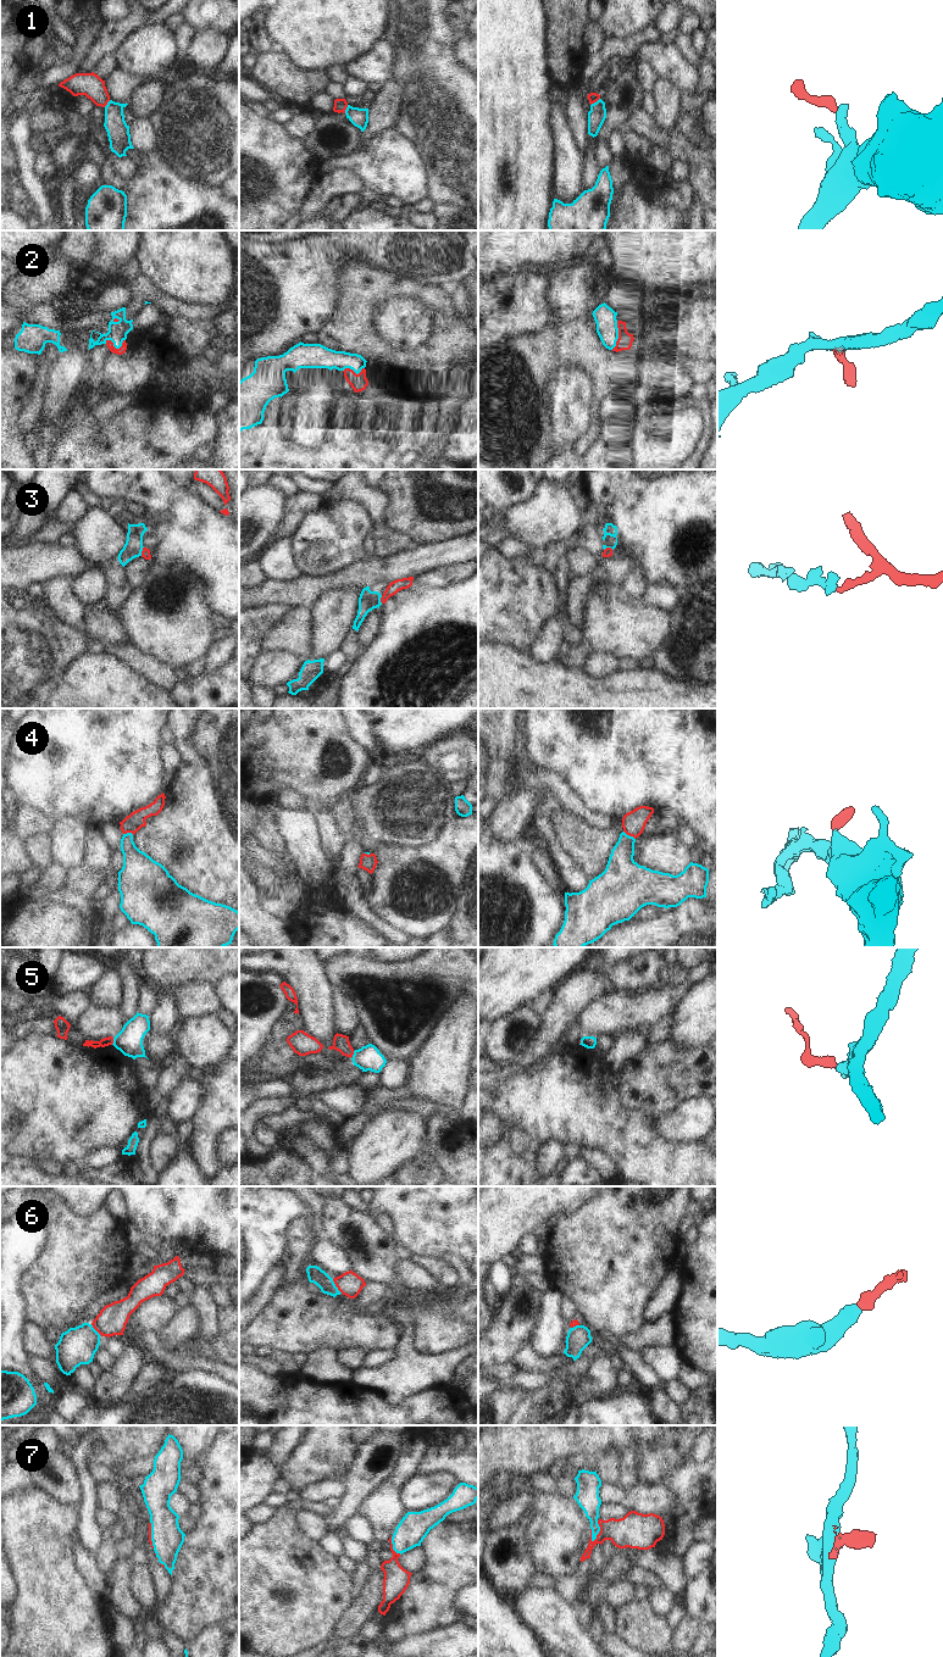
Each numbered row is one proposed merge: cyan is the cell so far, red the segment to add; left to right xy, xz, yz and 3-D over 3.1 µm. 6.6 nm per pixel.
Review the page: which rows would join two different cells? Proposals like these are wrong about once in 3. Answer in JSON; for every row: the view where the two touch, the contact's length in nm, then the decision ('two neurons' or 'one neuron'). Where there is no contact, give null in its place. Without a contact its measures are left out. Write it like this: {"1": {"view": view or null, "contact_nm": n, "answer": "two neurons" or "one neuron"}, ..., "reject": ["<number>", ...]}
{"1": {"view": "yz", "contact_nm": 80, "answer": "one neuron"}, "2": {"view": "yz", "contact_nm": 200, "answer": "one neuron"}, "3": {"view": "xy", "contact_nm": 70, "answer": "two neurons"}, "4": {"view": "yz", "contact_nm": 100, "answer": "one neuron"}, "5": {"view": "xy", "contact_nm": 50, "answer": "two neurons"}, "6": {"view": "xz", "contact_nm": 120, "answer": "one neuron"}, "7": {"view": "yz", "contact_nm": 150, "answer": "one neuron"}, "reject": ["3", "5"]}

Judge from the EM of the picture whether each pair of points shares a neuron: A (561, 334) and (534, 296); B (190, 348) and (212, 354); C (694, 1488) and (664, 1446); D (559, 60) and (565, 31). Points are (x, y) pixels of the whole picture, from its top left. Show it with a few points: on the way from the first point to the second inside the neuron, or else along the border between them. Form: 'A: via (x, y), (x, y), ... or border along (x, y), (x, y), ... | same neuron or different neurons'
A: border along (560, 322), (539, 333), (527, 334) | different neurons
B: border along (207, 345), (200, 354) | different neurons
C: border along (693, 1461), (683, 1464), (672, 1475), (661, 1482) | different neurons
D: via (565, 53), (565, 38) | same neuron

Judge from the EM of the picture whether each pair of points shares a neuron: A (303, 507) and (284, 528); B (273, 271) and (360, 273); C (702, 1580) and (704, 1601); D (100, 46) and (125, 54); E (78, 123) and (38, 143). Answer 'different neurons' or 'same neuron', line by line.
A: same neuron
B: different neurons
C: same neuron
D: different neurons
E: same neuron

